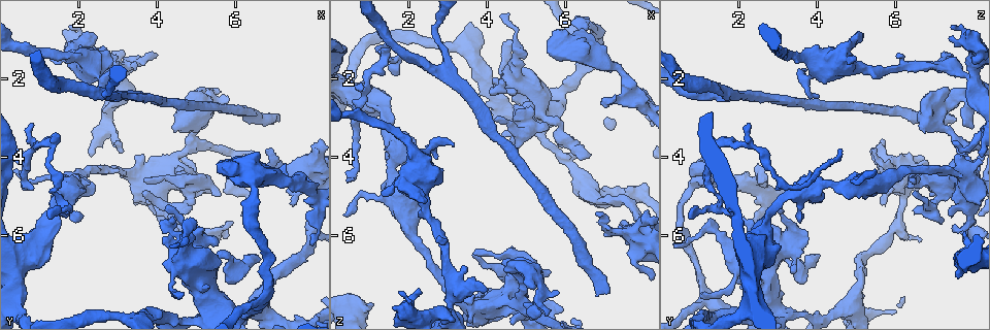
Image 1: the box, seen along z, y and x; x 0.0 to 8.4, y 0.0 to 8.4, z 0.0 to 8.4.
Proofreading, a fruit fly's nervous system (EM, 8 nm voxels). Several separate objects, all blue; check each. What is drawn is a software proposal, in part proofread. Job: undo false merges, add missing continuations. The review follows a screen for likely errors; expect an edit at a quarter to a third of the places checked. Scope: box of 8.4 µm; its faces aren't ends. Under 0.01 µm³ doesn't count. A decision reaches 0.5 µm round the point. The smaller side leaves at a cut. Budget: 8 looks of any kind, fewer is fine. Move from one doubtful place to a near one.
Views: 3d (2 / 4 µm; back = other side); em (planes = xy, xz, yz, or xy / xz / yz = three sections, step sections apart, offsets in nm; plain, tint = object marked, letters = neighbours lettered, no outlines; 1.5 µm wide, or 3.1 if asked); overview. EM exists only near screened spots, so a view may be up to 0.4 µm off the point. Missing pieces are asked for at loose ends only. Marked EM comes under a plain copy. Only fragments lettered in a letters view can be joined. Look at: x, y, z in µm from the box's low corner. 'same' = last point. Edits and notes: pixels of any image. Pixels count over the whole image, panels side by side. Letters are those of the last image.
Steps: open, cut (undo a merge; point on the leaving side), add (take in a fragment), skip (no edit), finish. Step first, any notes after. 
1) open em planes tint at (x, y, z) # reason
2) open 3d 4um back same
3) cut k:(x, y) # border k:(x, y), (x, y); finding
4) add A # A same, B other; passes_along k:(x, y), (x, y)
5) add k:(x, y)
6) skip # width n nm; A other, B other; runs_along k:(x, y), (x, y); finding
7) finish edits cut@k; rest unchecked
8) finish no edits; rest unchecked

open 3d 2um back at (2.45, 1.00, 5.10) # an open end

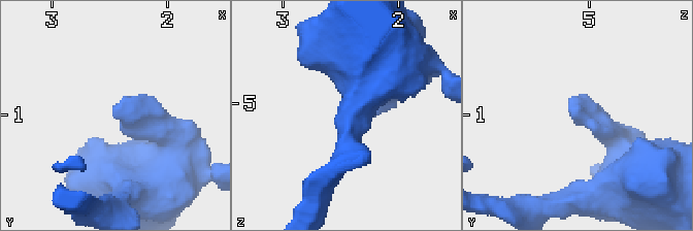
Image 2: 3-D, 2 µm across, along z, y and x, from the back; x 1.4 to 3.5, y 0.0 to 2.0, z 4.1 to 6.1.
open em planes letters at (2.48, 1.00, 5.10) # shape alone is not enough

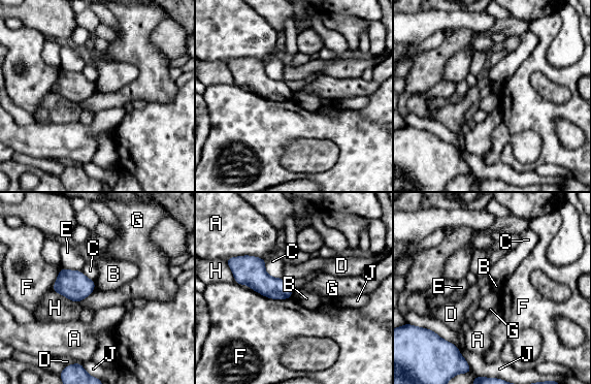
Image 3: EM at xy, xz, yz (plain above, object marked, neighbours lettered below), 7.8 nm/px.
skip # A other, B other, C other, D other, E other, F other, G other, H other, J other; border 3:(94, 280), (96, 285); no lettered fragment goes on from it

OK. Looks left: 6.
open em planes letters at (2.95, 3.65, 7.50) # an open end

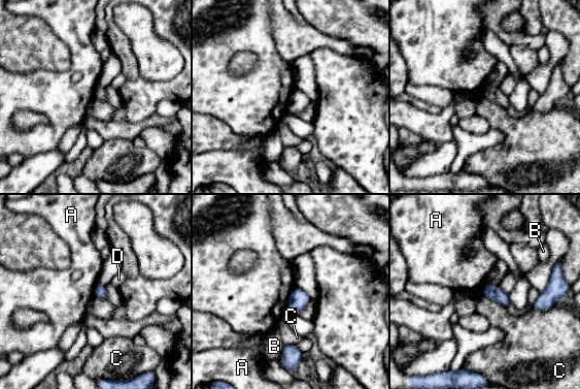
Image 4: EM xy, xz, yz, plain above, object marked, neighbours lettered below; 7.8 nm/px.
skip # width 100 nm; A other, B other, C other, D other; border 4:(295, 287), (290, 294), (286, 310); no lettered fragment goes on from it

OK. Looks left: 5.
open em planes tint at (3.10, 1.85, 7.75) # thick turns thin

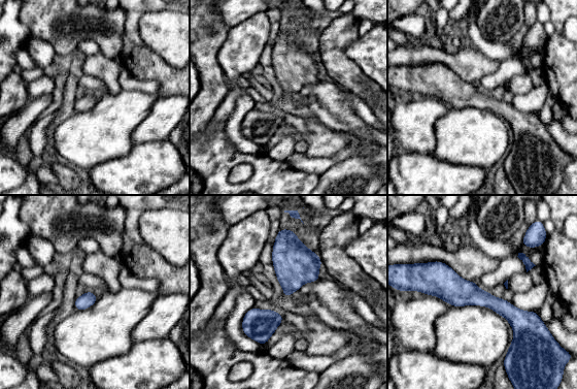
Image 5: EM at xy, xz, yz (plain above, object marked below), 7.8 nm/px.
open em planes letters same # what lies round it

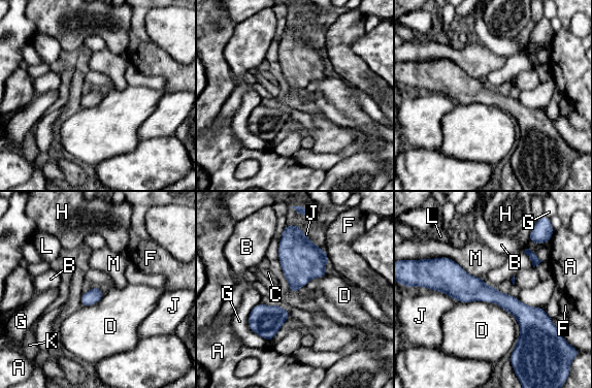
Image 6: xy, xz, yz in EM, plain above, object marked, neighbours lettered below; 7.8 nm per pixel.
skip # longest_contact D 480 nm; A other, B other, C other, D other, F other, G other, H other, J other, K other, L other, M other; border 6:(456, 300), (492, 301), (515, 318); one neuron here

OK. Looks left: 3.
finish no edits; rest unchecked

